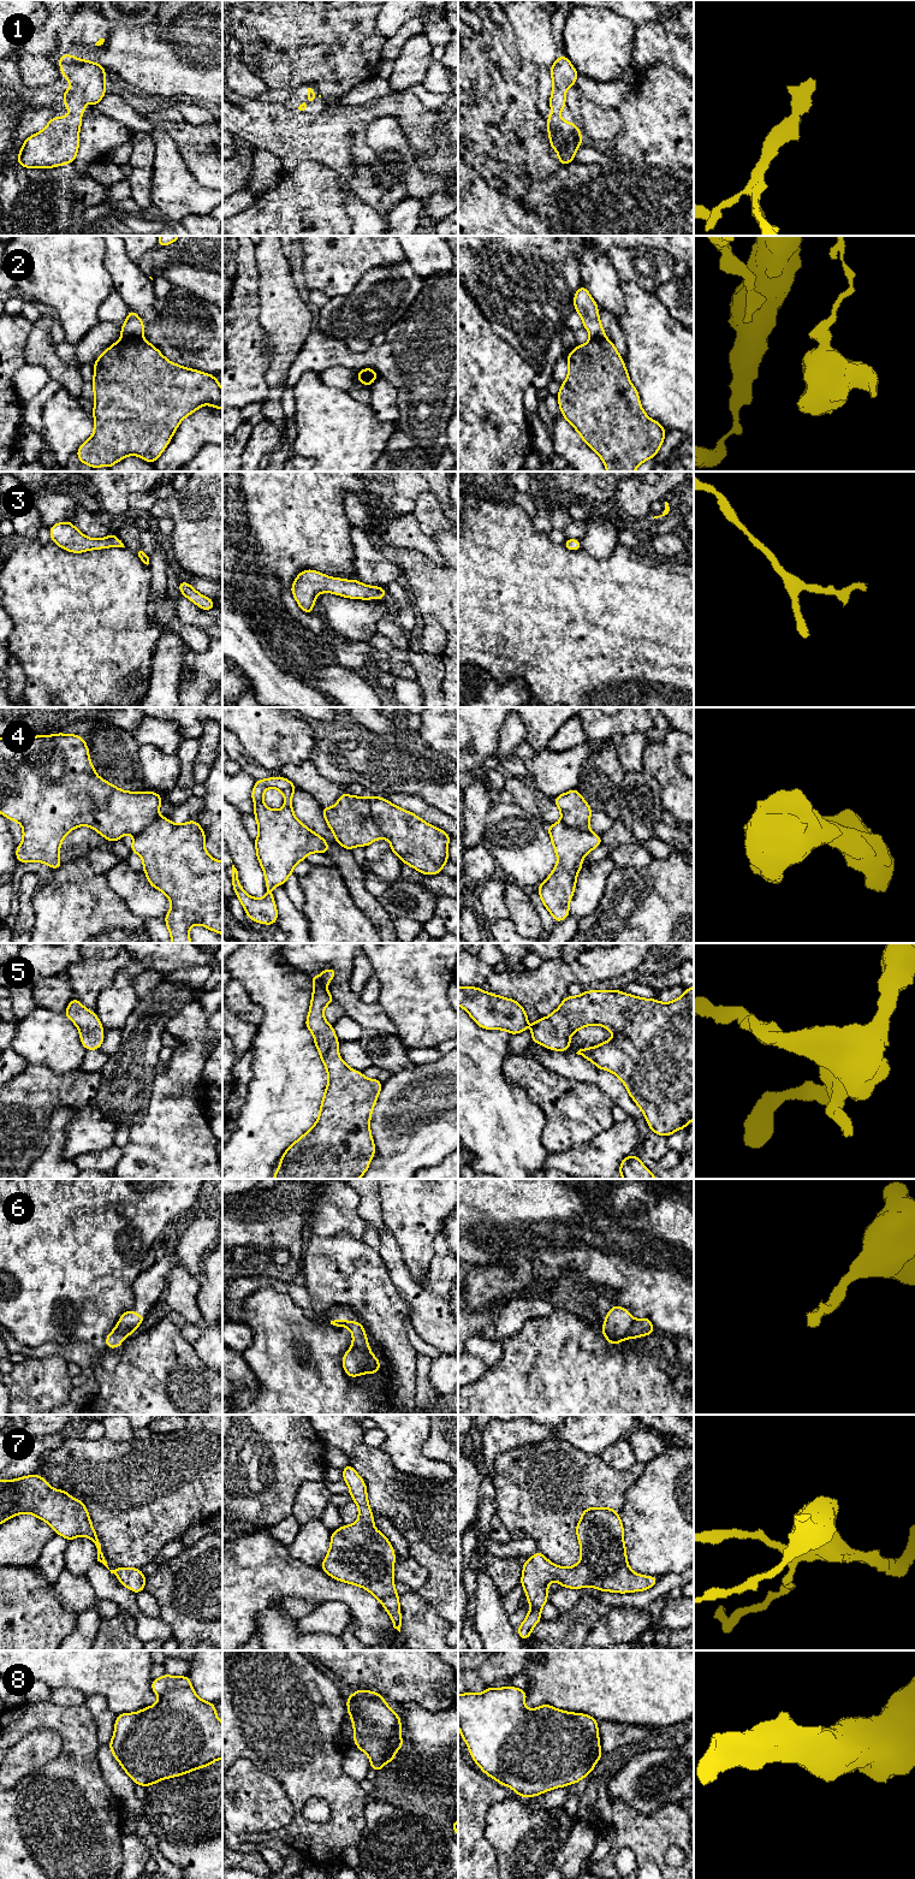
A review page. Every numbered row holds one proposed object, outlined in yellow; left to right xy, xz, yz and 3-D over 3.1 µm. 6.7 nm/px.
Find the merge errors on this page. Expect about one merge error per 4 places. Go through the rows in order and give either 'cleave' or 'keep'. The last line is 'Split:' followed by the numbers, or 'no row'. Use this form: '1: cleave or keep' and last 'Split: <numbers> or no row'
1: keep
2: cleave
3: keep
4: cleave
5: keep
6: cleave
7: keep
8: keep
Split: 2, 4, 6

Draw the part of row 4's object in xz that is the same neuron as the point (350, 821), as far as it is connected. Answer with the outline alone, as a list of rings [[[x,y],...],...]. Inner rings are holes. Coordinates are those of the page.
[[[344,792],[333,807],[321,807],[321,811],[337,843],[349,850],[357,846],[367,847],[381,836],[378,823],[370,816],[367,796],[352,796]]]

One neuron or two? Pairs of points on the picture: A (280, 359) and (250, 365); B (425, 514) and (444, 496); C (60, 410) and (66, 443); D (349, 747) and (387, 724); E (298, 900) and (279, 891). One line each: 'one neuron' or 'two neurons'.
A: two neurons
B: two neurons
C: one neuron
D: two neurons
E: two neurons

